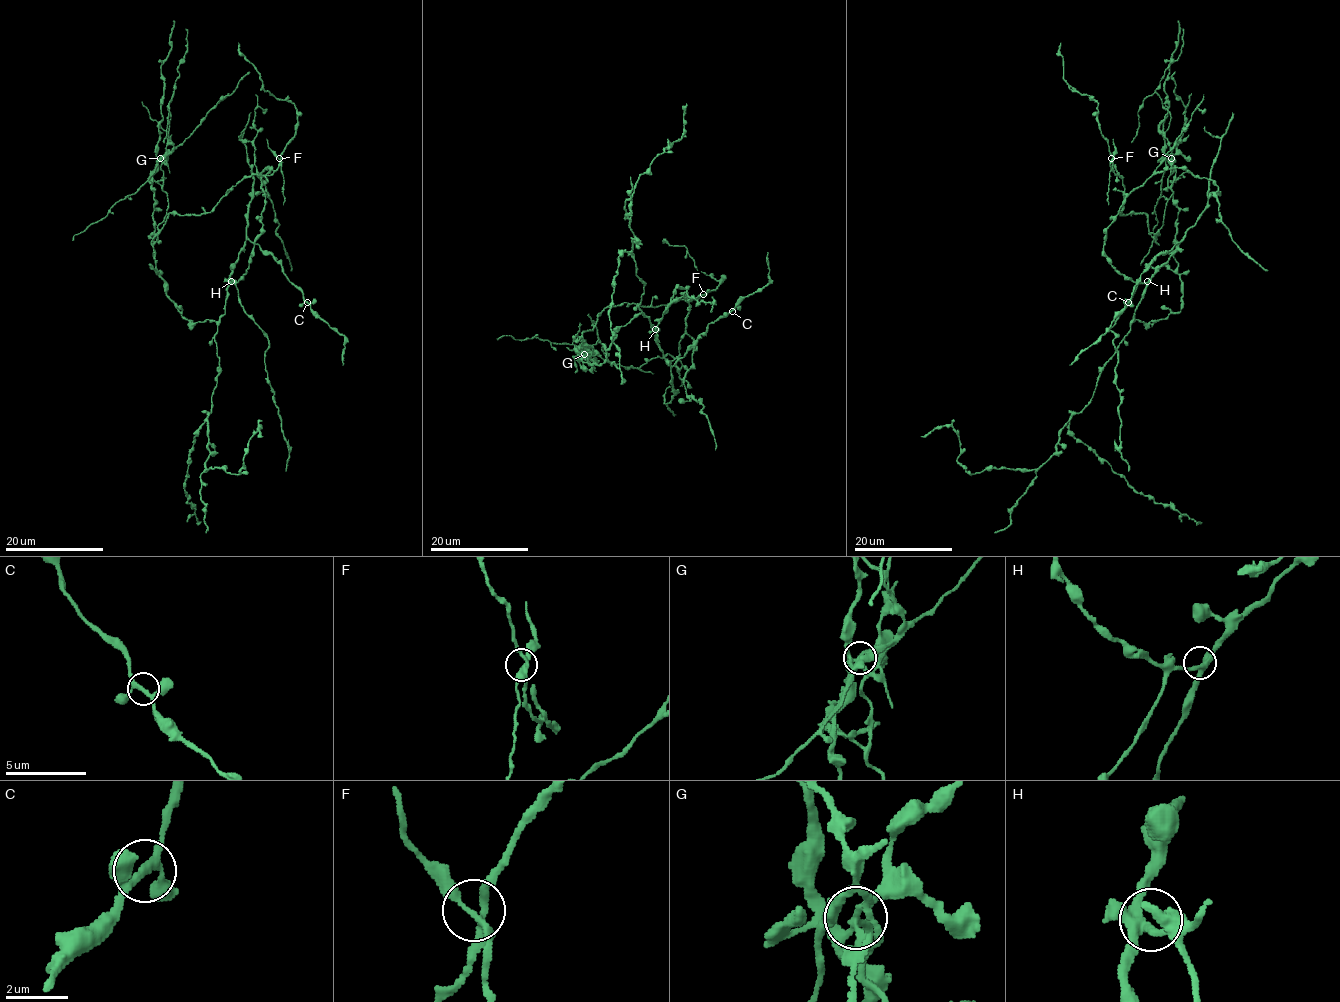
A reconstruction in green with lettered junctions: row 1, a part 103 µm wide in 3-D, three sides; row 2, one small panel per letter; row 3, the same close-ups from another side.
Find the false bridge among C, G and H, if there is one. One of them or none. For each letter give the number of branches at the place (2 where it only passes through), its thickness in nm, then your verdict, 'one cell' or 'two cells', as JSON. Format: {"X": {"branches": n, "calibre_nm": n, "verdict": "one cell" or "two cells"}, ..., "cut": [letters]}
{"C": {"branches": 4, "calibre_nm": 200, "verdict": "one cell"}, "G": {"branches": 4, "calibre_nm": 240, "verdict": "two cells"}, "H": {"branches": 4, "calibre_nm": 320, "verdict": "one cell"}, "cut": ["G"]}

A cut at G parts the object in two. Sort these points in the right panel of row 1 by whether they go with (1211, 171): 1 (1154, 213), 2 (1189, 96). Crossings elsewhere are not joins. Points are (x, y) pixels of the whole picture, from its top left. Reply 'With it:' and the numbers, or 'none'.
With it: none

